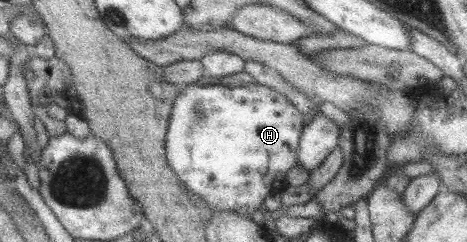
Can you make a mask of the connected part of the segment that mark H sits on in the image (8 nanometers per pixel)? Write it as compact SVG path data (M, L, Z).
M186 84L172 103L165 135L165 160L182 185L207 203L213 212L223 211L251 218L254 211L263 210L266 197L286 185L286 171L297 165L299 135L304 119L284 96L264 85Z

